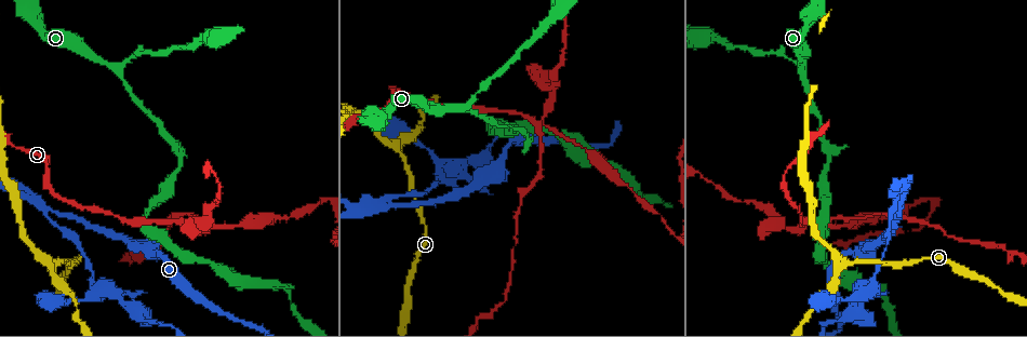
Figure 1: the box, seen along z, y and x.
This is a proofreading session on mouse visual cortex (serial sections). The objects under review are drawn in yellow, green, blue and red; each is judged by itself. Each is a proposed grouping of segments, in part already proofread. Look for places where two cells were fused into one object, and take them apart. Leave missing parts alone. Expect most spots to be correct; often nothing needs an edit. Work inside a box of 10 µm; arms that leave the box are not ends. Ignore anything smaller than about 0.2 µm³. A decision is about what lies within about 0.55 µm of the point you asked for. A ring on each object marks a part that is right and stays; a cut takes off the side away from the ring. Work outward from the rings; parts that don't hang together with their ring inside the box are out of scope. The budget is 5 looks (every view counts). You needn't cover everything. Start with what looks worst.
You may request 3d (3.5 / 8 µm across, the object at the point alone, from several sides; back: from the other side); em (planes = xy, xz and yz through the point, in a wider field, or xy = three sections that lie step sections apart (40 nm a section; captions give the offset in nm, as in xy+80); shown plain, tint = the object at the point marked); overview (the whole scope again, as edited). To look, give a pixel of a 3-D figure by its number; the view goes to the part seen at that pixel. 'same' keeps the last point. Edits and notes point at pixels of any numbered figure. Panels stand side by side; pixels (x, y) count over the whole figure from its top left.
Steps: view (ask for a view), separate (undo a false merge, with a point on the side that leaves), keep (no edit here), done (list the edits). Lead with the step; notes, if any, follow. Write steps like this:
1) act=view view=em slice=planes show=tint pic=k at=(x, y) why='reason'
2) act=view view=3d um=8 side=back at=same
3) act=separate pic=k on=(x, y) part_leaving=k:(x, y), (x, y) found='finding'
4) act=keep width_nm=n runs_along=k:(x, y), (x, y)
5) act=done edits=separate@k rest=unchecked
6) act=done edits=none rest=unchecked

act=view view=3d um=3.5 pic=1 at=(535, 125) why='four-way junction'

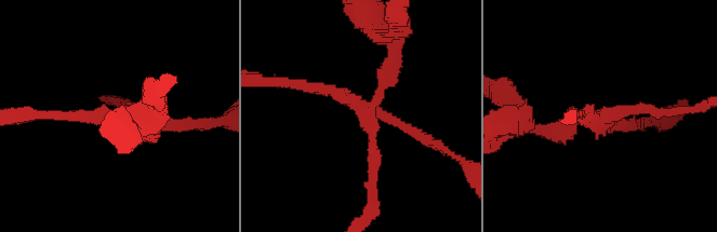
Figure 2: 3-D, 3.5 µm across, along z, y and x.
act=separate pic=2 on=(372, 148) found='two cells meet here'

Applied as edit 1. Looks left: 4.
act=view view=overview

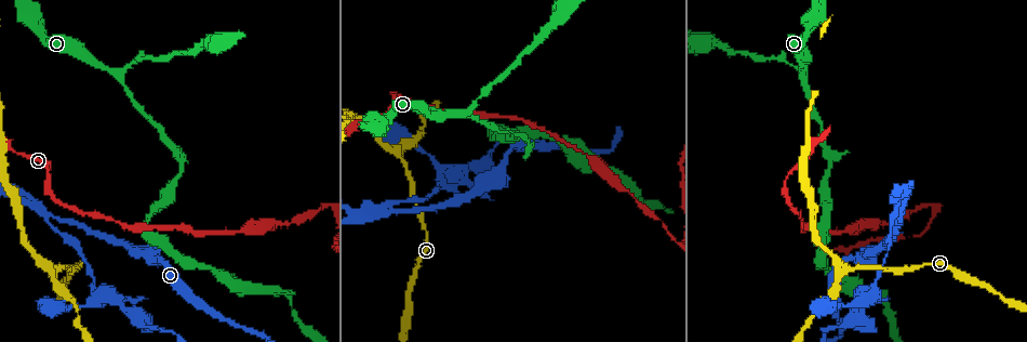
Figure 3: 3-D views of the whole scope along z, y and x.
act=view view=3d um=8 side=back pic=3 at=(902, 216) why='three arms meet'

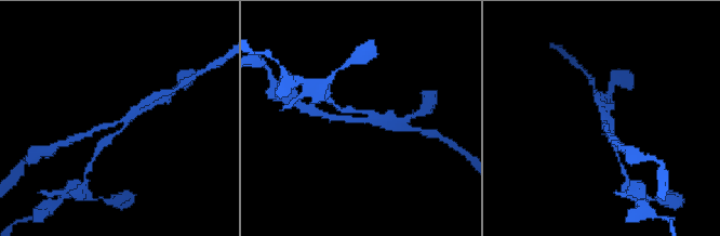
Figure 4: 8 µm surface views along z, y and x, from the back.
act=view view=em slice=planes show=tint at=same

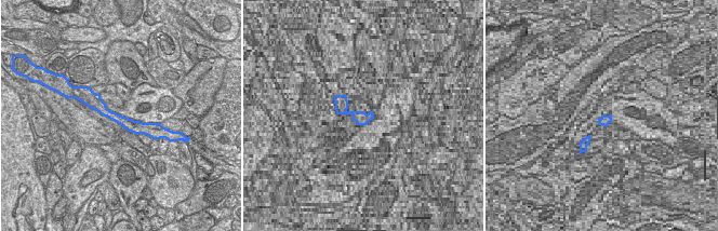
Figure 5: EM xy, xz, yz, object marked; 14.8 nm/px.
act=separate pic=4 on=(422, 112) arms=3 border=5:(88, 95), (95, 99), (97, 110) found='a second cell is stuck on'

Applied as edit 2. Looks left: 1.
act=done edits=separate@2,separate@4 rest=unchecked

